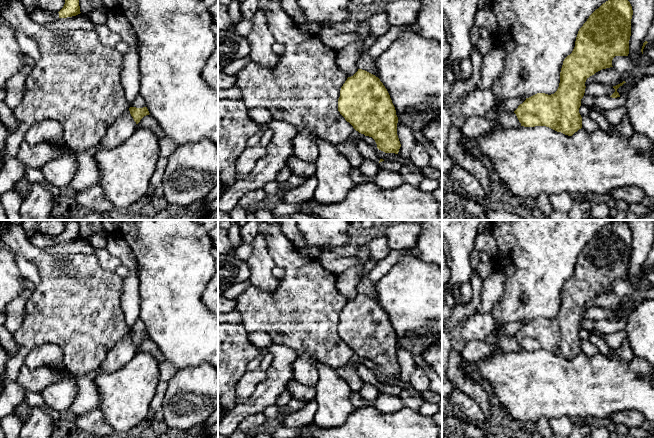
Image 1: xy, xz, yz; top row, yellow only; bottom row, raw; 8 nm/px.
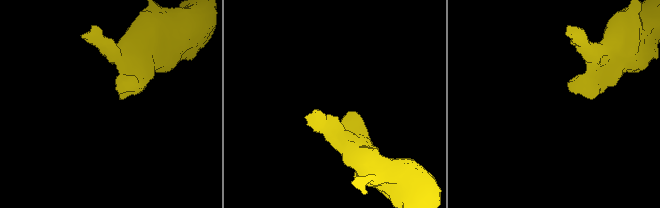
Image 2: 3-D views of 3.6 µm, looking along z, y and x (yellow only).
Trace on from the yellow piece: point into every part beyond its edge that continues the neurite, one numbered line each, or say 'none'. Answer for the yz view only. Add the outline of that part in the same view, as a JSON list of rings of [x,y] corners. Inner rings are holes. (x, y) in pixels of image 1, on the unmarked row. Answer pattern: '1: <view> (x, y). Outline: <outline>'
none

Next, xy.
1: xy (39, 239). Outline: [[[35,229],[30,237],[30,242],[37,248],[49,249],[59,242],[59,237],[51,236]]]

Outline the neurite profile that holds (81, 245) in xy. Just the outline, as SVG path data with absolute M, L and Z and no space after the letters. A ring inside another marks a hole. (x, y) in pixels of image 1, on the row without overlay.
M80 237L76 240L67 242L58 242L56 245L49 248L51 252L63 254L94 254L95 248L90 244L87 238Z

